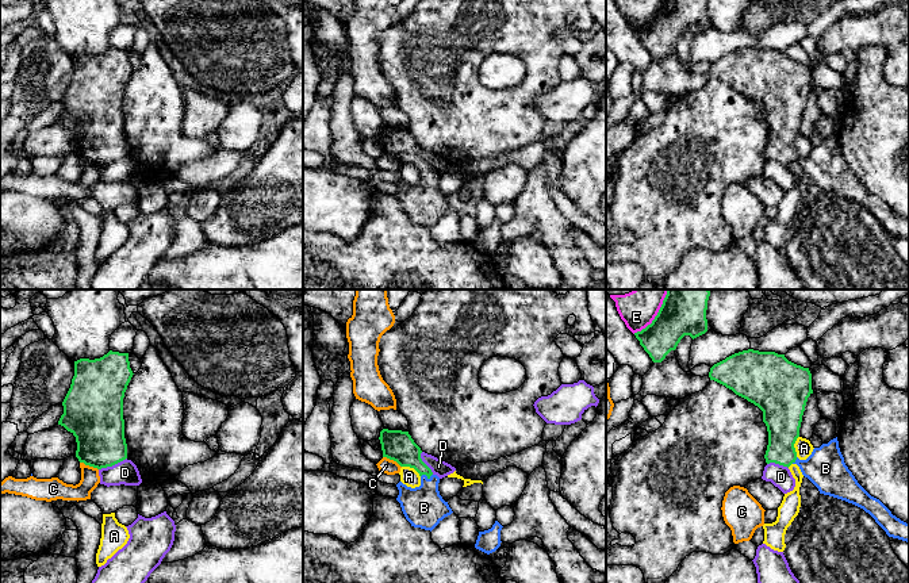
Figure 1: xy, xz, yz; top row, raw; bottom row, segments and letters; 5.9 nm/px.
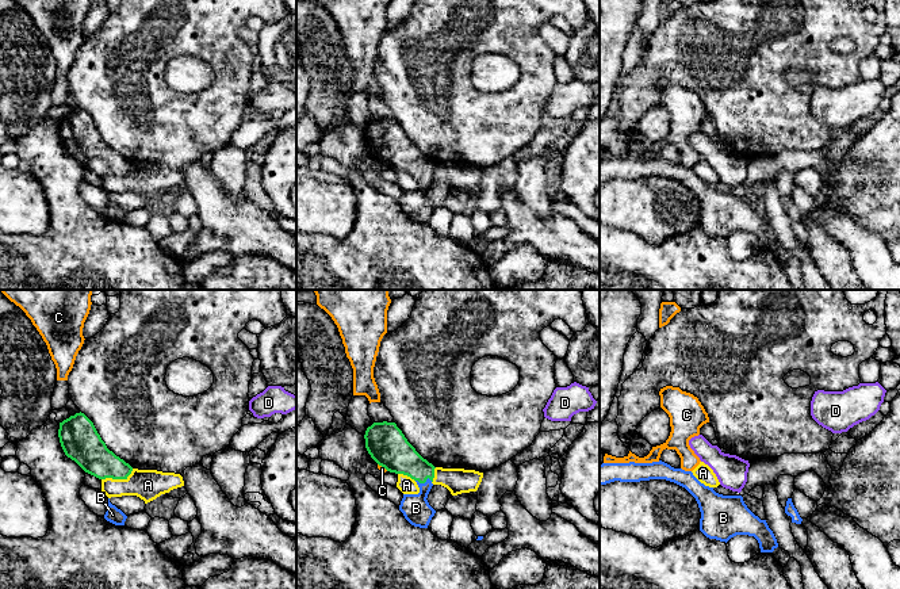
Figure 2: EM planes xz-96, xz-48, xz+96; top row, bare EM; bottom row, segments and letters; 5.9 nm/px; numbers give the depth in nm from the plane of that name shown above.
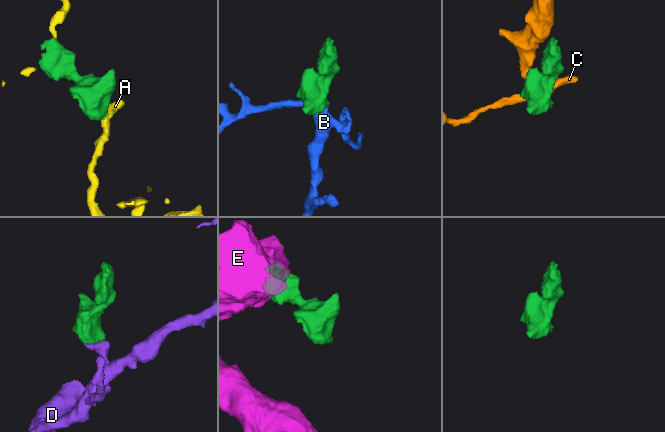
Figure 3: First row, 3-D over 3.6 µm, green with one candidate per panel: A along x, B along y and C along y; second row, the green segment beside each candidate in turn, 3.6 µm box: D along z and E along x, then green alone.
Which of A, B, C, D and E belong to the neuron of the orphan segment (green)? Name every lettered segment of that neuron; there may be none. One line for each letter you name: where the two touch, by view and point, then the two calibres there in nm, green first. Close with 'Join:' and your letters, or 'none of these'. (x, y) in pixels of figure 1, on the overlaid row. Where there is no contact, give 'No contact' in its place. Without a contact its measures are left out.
B: Touches green at xz (426, 475). Thickness 180 nm (green) against 240 nm
Join: B

